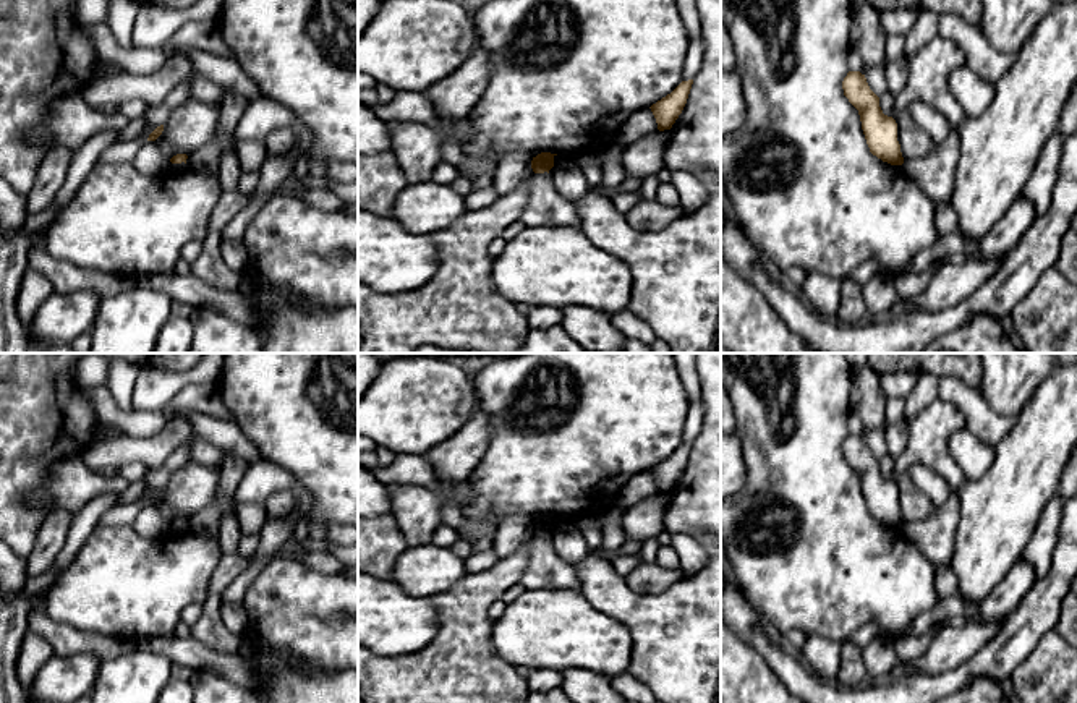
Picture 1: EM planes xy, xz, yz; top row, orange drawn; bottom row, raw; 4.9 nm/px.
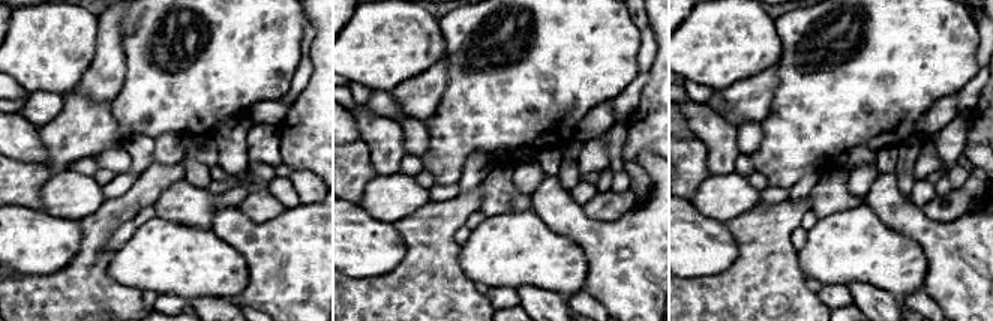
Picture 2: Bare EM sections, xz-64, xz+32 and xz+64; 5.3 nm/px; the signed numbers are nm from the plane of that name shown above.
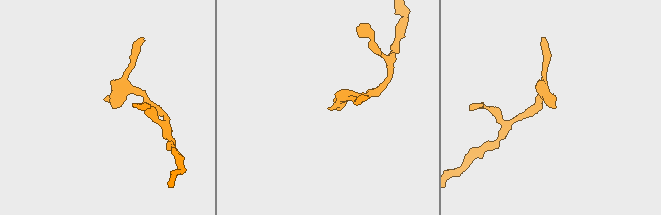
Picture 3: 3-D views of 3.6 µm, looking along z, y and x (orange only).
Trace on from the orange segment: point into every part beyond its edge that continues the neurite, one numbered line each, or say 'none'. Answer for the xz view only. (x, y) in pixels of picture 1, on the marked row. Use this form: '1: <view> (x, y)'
none

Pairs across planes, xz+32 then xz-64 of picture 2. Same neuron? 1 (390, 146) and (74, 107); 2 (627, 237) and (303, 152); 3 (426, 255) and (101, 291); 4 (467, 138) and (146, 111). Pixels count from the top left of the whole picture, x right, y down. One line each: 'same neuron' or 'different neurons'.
1: same neuron
2: different neurons
3: same neuron
4: same neuron

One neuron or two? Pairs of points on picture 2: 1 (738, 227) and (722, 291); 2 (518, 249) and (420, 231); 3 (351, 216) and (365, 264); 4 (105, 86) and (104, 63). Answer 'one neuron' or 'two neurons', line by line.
1: one neuron
2: two neurons
3: one neuron
4: one neuron

